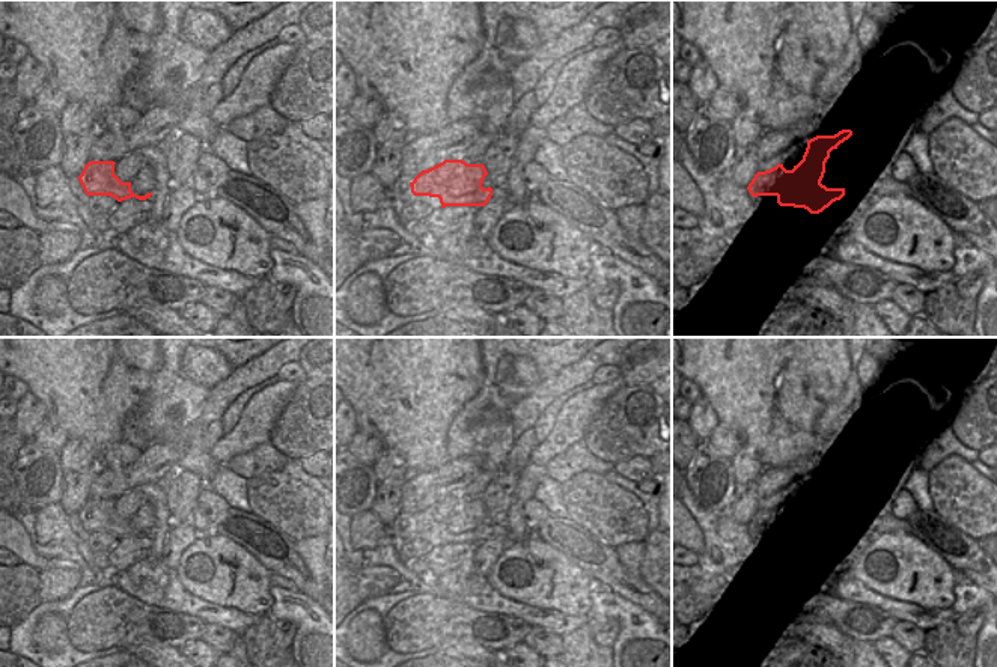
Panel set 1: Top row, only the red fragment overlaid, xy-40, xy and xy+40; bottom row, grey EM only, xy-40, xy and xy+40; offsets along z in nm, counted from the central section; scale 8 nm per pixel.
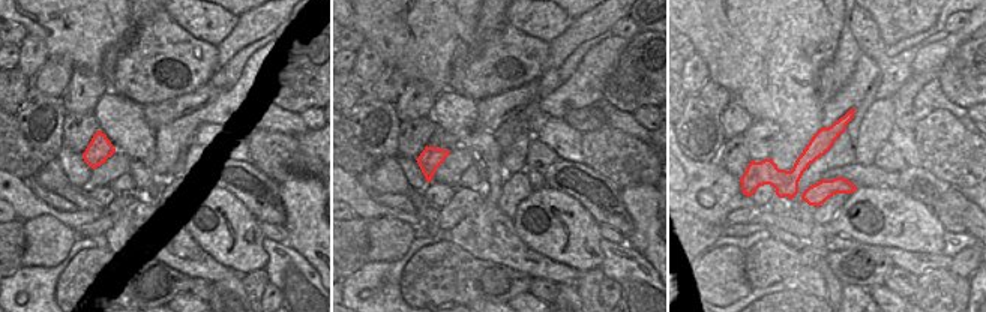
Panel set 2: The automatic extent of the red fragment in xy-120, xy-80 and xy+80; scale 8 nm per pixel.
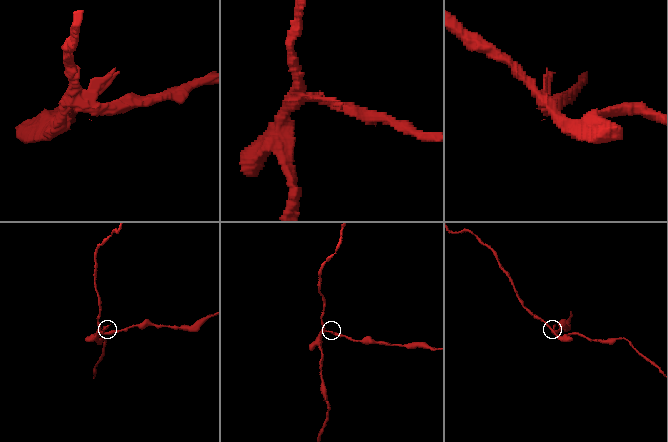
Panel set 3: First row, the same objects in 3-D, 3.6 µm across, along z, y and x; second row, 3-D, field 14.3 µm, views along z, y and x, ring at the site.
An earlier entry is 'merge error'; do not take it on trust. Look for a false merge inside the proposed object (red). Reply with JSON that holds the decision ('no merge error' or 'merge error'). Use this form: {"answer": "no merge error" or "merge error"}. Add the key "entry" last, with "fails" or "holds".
{"answer": "merge error", "entry": "holds"}

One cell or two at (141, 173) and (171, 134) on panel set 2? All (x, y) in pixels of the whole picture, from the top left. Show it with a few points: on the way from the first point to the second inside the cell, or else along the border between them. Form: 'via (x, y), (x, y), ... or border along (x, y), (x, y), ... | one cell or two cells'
via (153, 168), (170, 152), (171, 146) | one cell

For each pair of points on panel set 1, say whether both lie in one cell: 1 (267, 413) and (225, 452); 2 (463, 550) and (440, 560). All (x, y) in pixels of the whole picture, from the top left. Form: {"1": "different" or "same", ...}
{"1": "same", "2": "same"}

